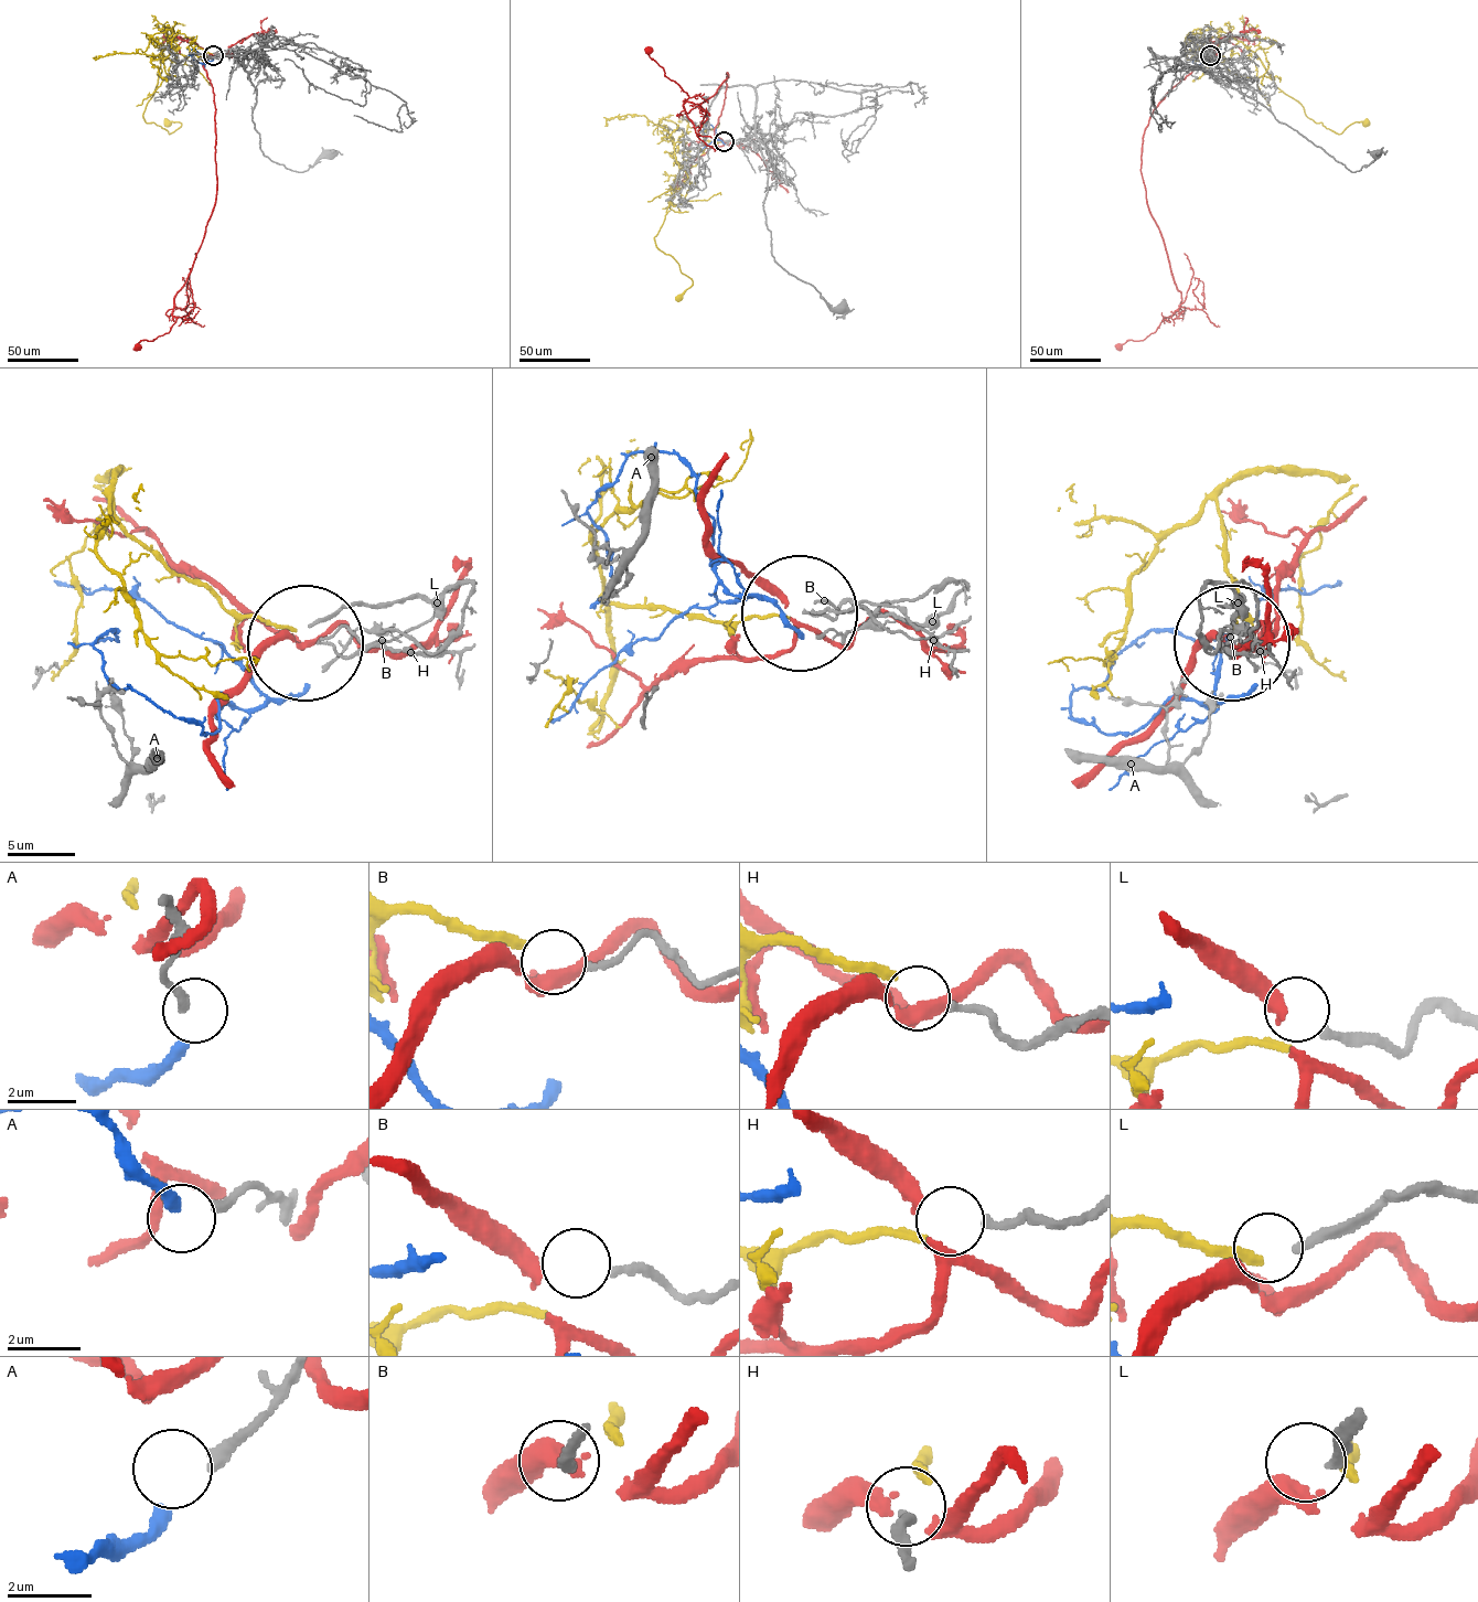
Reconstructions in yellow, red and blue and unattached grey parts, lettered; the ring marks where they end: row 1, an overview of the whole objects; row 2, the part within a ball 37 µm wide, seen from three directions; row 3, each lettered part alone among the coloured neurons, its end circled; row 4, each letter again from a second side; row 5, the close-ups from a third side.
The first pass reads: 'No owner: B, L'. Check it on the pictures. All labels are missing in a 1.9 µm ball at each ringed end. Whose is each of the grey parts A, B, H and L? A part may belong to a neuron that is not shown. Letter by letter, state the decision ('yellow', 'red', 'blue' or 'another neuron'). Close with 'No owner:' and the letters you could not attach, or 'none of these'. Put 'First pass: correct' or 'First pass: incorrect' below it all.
A: blue
B: another neuron
H: yellow
L: another neuron
No owner: B, L
First pass: correct

